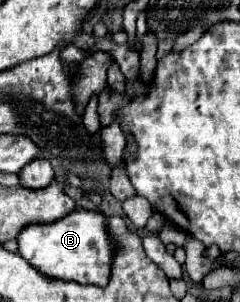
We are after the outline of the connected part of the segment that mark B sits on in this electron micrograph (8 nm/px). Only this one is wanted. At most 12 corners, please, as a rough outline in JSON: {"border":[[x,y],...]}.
{"border":[[73,210],[17,236],[17,254],[51,280],[107,286],[105,216]]}

